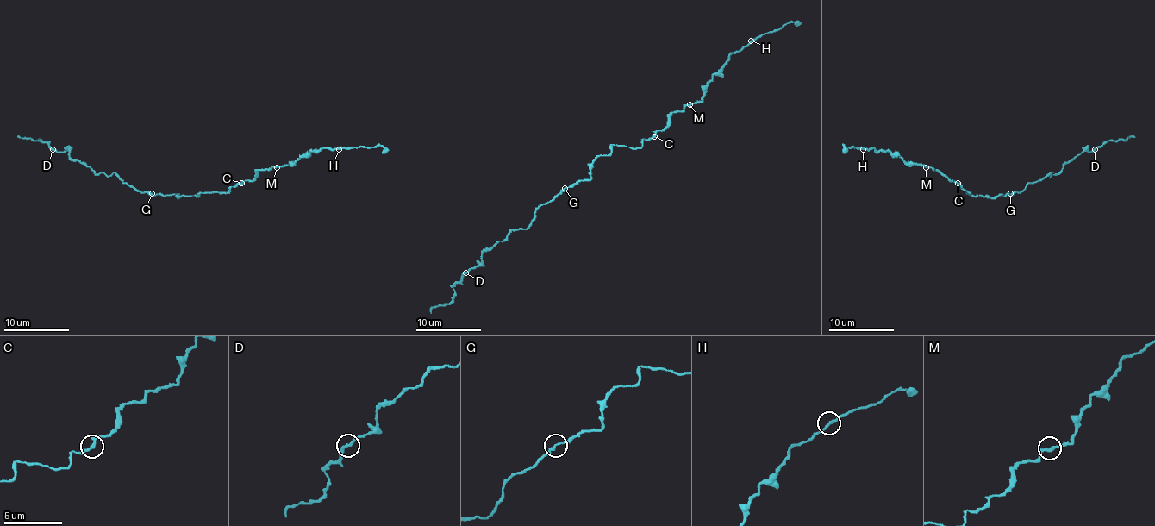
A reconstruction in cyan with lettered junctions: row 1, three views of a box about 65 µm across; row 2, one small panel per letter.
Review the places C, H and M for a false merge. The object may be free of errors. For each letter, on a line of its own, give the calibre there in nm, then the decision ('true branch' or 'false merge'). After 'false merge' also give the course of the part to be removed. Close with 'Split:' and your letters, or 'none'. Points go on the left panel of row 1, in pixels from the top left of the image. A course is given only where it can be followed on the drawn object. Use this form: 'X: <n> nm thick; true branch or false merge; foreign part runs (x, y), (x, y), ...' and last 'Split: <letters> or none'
C: 240 nm thick; true branch
H: 220 nm thick; true branch
M: 200 nm thick; true branch
Split: none

